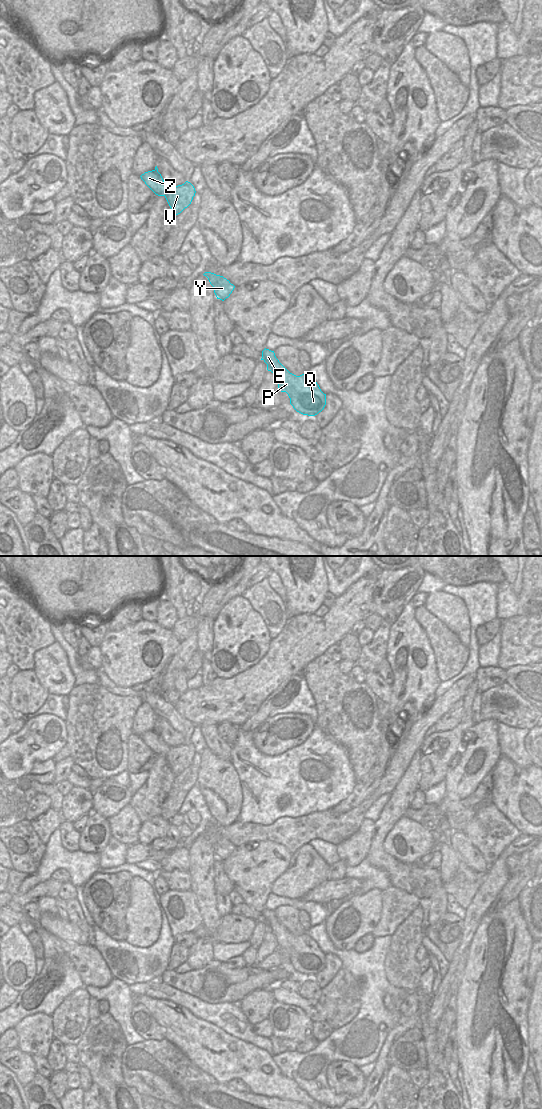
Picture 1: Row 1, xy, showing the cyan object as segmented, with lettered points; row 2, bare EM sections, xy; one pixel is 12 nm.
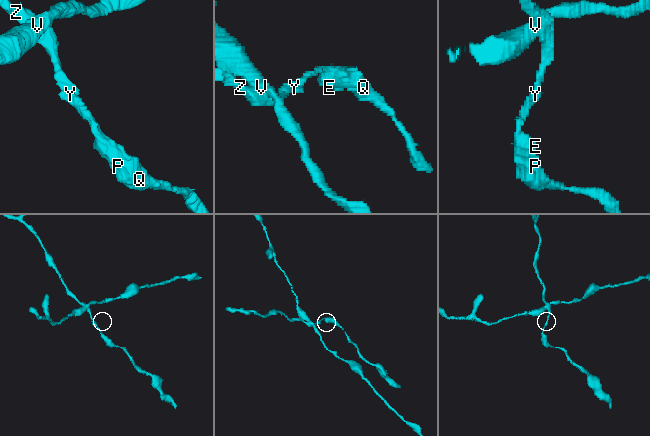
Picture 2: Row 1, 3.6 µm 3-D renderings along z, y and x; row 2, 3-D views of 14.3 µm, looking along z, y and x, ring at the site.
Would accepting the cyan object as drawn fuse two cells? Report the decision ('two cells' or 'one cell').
two cells

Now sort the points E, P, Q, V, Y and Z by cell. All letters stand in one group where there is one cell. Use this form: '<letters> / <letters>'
E P Q Y Z / V

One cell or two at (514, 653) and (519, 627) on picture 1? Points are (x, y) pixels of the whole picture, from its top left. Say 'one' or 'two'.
one

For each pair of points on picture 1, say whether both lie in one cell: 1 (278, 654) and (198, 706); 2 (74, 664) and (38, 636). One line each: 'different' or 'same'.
1: same
2: different

